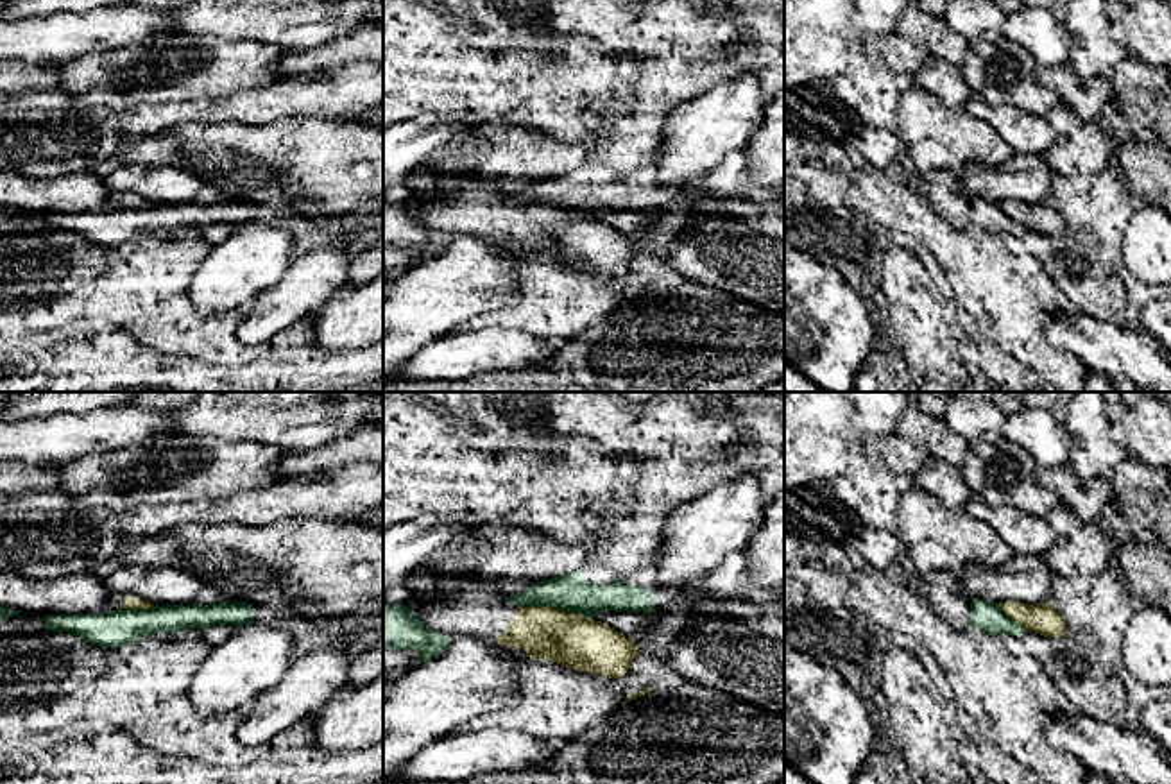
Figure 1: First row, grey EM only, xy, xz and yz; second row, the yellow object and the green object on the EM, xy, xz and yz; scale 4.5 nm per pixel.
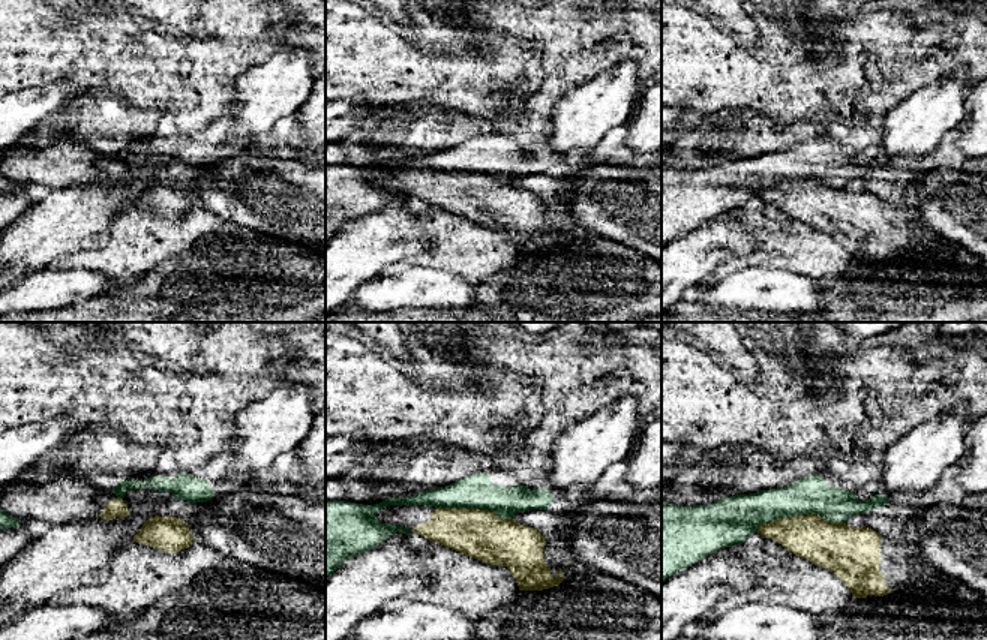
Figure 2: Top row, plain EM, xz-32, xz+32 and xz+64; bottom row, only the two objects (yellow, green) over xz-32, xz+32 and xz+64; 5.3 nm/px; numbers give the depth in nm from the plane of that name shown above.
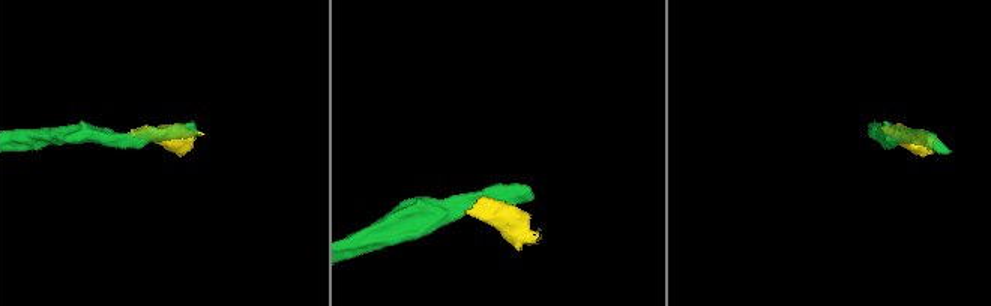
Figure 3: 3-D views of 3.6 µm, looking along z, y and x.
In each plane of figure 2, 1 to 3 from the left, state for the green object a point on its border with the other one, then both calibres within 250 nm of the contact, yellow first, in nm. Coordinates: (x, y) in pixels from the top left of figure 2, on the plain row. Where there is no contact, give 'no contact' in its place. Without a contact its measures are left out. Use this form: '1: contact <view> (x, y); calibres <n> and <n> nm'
1: contact xz-32 (119, 162); calibres 100 and 90 nm
2: contact xz+32 (474, 173); calibres 260 and 180 nm
3: contact xz+64 (800, 180); calibres 260 and 200 nm

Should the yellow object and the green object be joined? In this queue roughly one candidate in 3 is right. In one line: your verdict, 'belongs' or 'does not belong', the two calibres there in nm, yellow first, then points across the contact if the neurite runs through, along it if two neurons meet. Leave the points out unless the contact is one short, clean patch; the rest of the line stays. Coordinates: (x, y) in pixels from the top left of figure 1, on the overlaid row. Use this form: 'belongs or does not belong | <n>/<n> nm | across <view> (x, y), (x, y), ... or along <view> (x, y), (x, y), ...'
does not belong | 240/180 nm

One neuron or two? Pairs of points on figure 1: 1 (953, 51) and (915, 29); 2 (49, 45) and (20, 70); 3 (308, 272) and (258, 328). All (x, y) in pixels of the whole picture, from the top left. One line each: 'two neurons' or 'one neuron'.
1: one neuron
2: two neurons
3: one neuron

